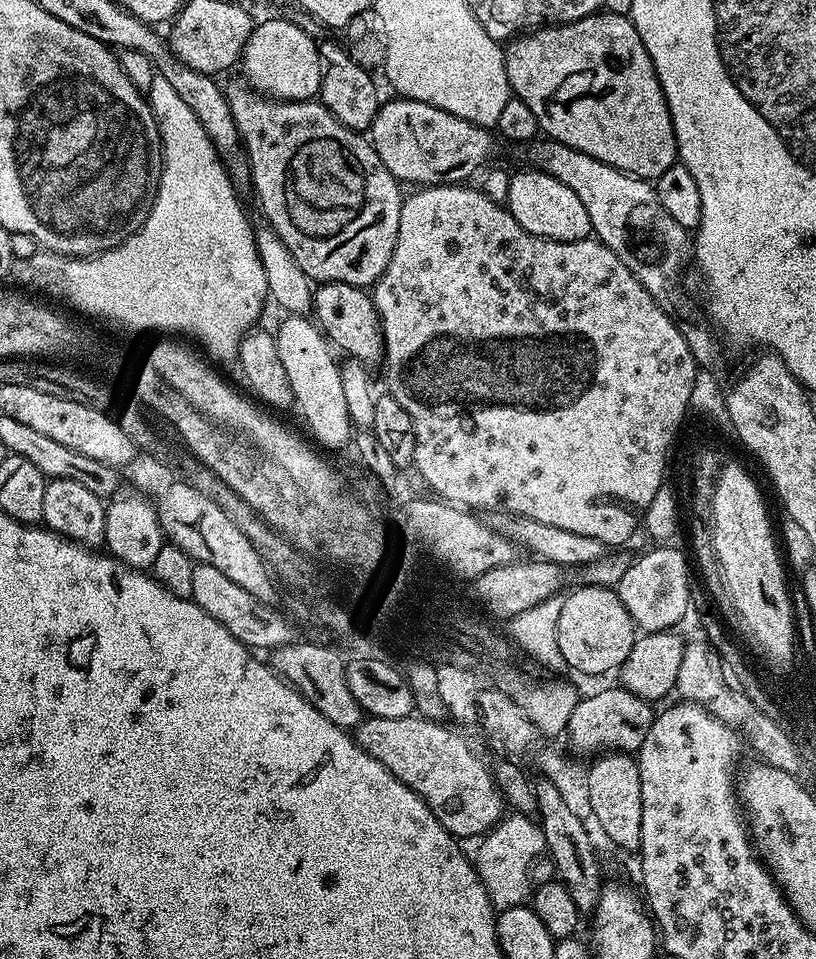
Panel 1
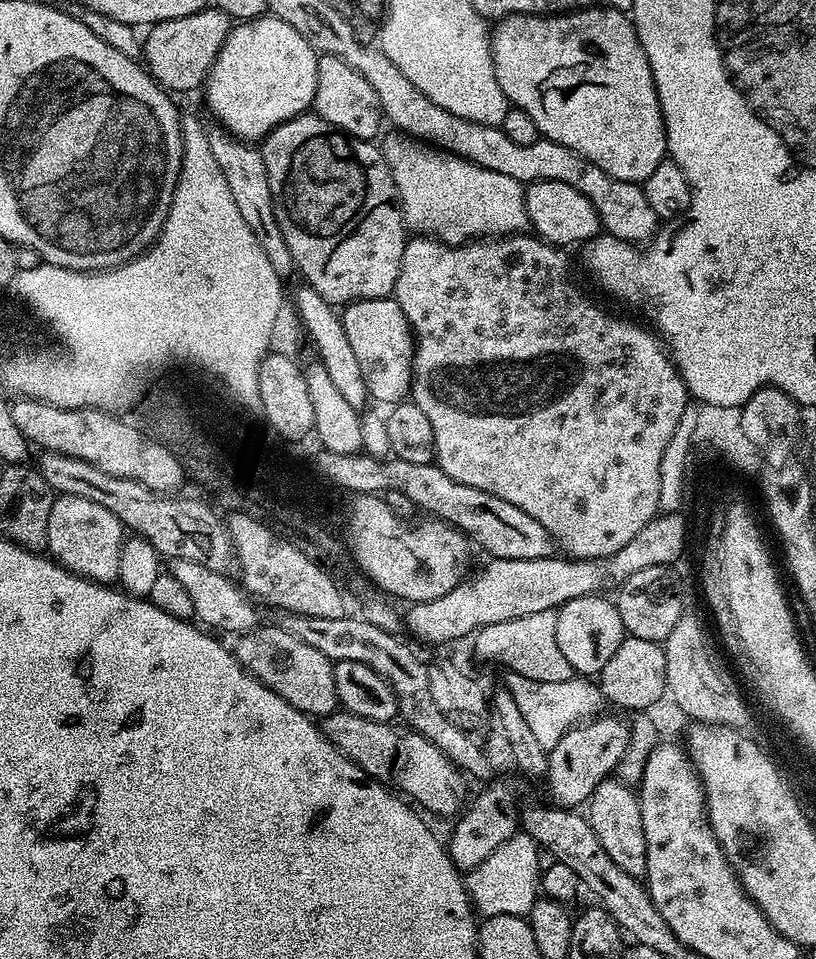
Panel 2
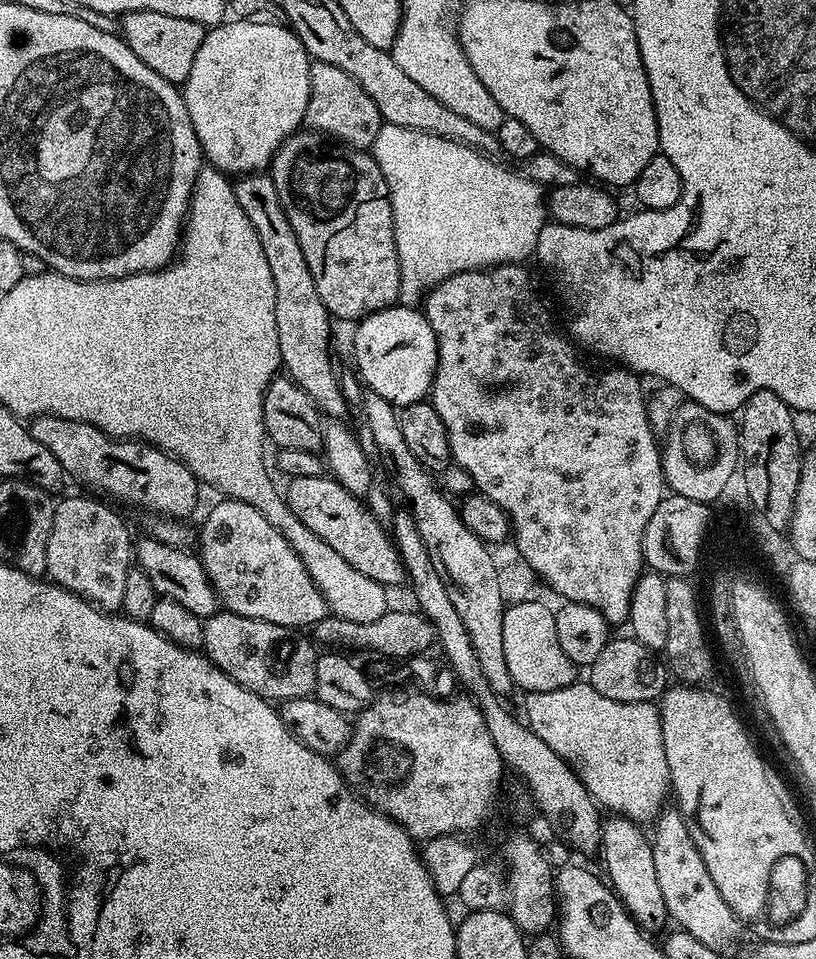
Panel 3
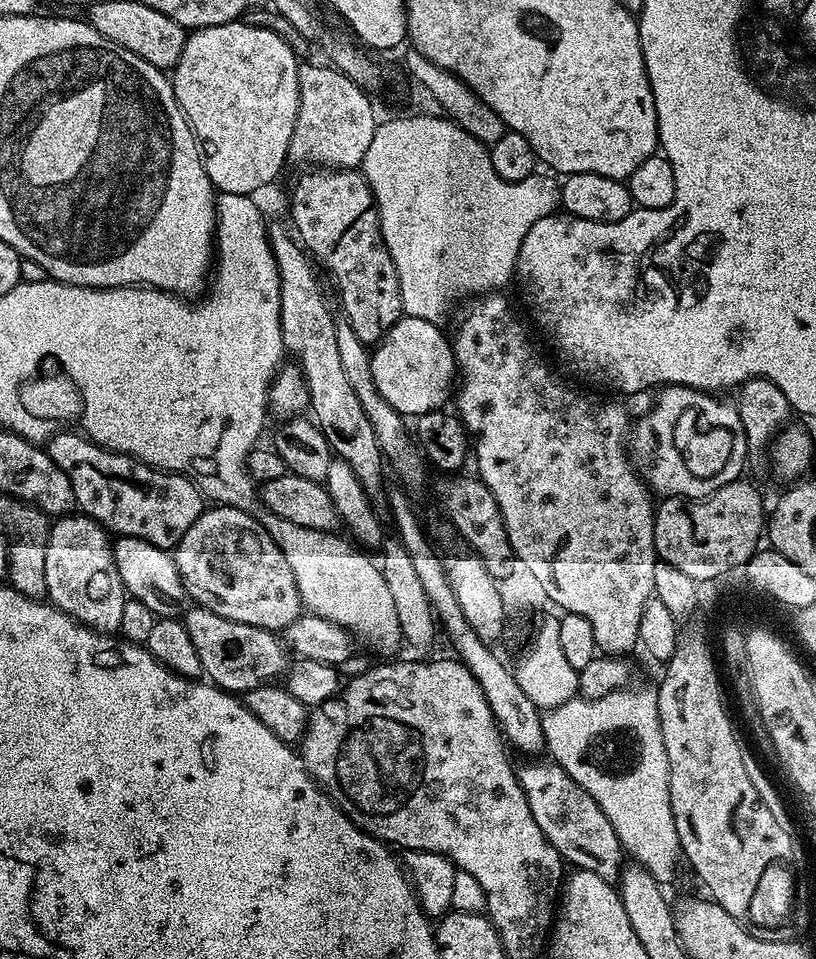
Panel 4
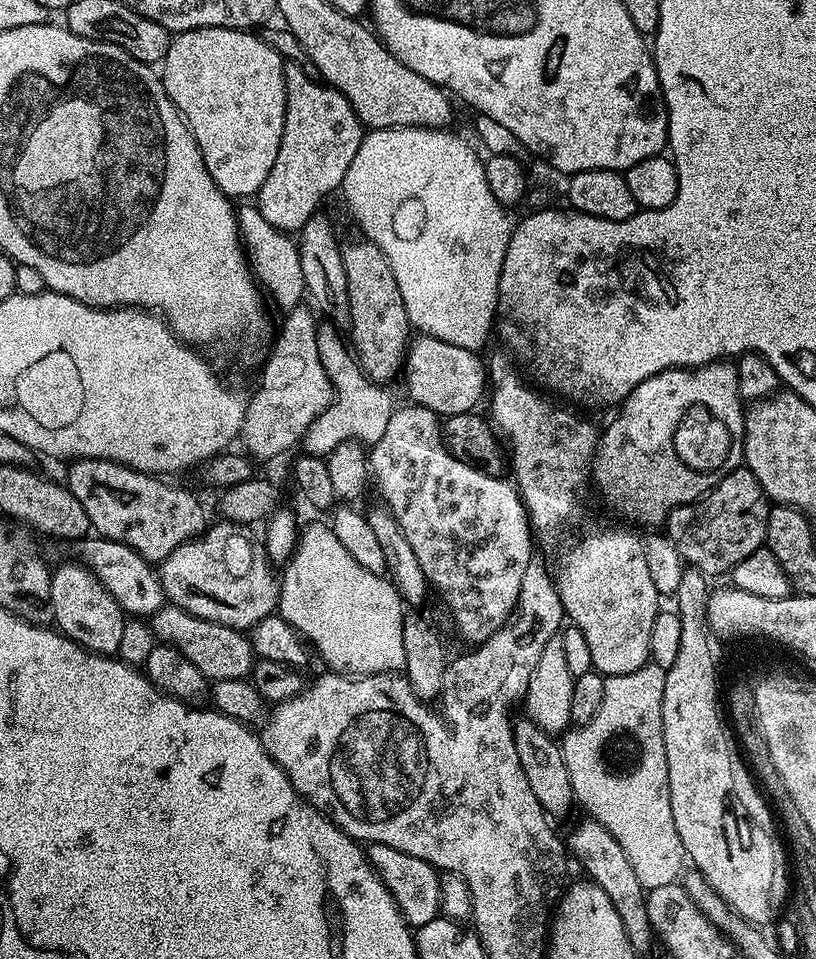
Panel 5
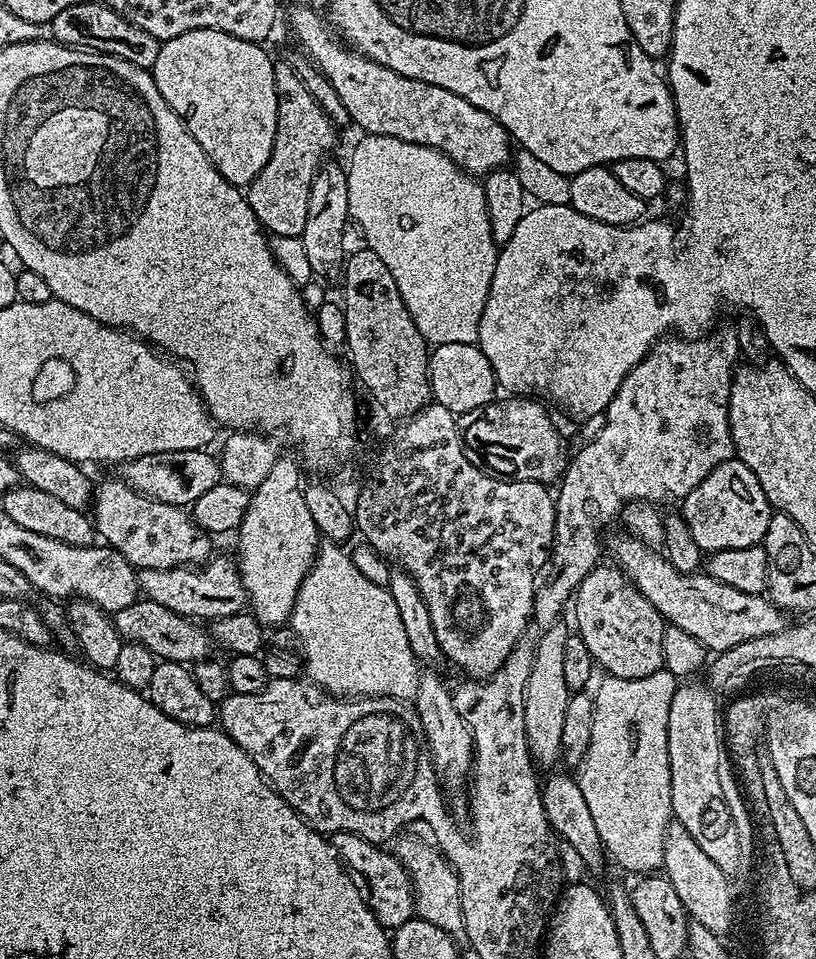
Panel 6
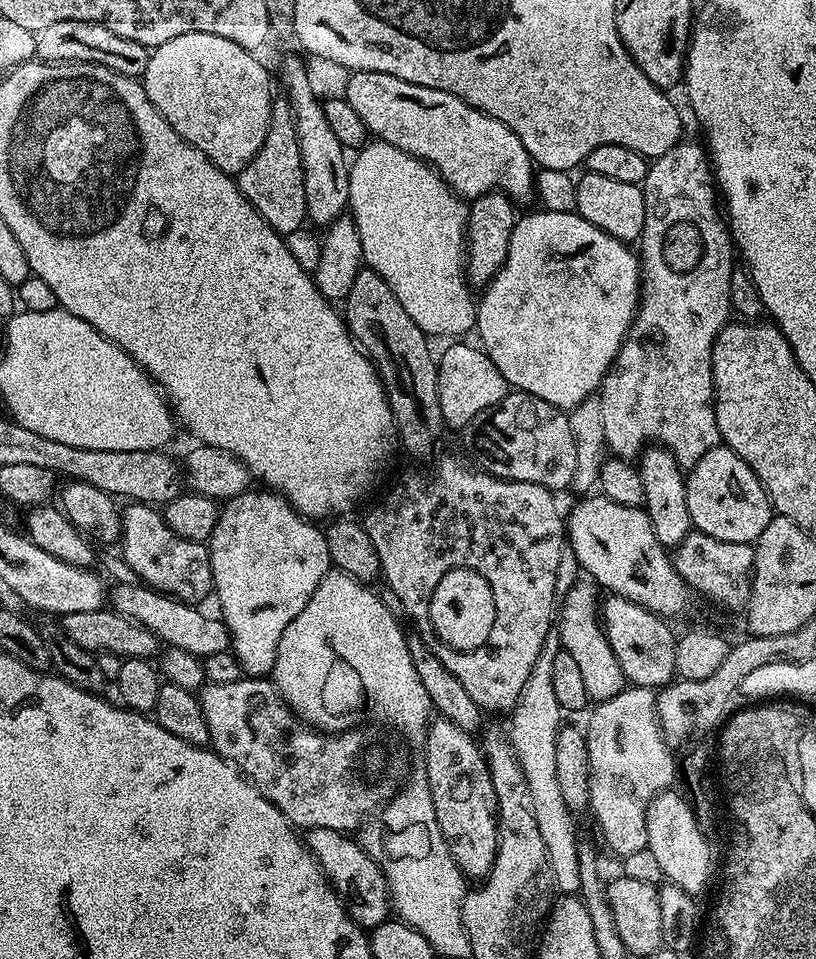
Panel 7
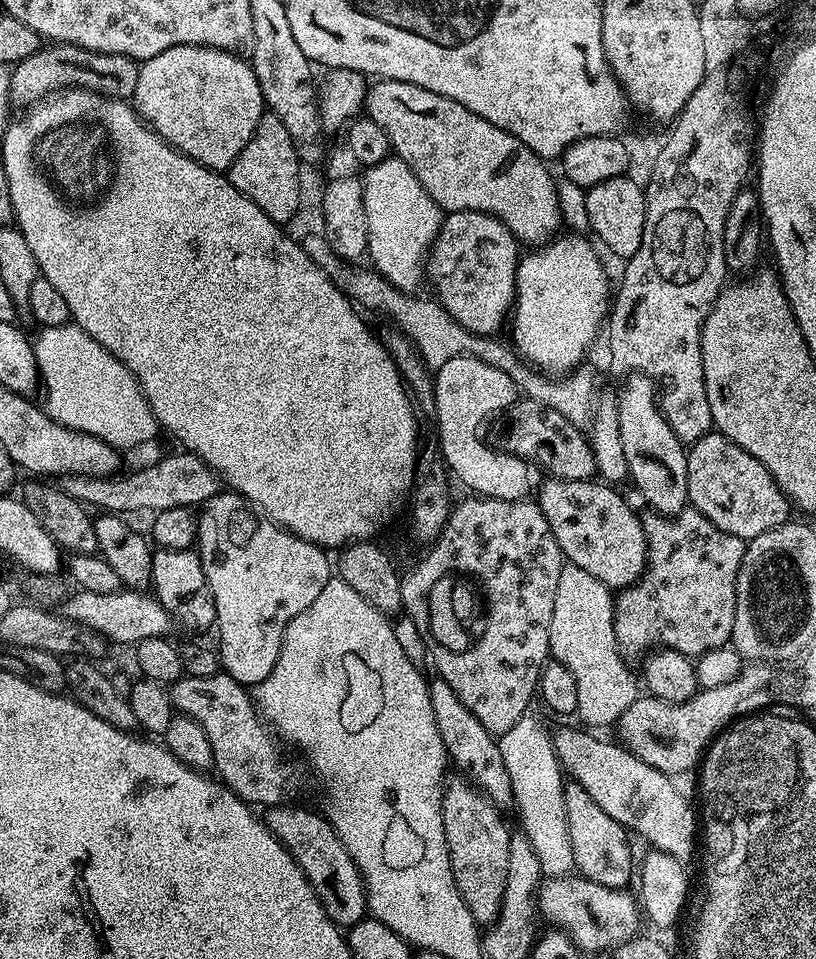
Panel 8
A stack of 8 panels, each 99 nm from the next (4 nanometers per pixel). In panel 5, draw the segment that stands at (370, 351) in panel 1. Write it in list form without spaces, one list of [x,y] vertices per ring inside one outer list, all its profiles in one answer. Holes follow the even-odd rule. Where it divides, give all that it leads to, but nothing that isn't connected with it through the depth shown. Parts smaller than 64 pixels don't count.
[[[417,335],[409,343],[406,349],[406,359],[402,364],[402,380],[404,376],[404,384],[408,387],[407,399],[413,404],[420,404],[424,408],[429,408],[440,418],[473,411],[477,407],[475,404],[480,400],[480,394],[483,390],[485,393],[486,390],[485,385],[484,388],[482,386],[482,382],[485,383],[486,380],[482,360],[480,364],[480,360],[476,356],[479,355],[473,349],[450,346],[450,342],[442,342],[433,336]]]

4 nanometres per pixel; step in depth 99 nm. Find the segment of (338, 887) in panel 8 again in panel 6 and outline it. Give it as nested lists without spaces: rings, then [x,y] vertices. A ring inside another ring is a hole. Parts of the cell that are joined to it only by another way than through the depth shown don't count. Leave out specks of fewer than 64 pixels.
[[[349,832],[331,833],[330,843],[332,849],[340,855],[345,868],[366,889],[368,907],[385,930],[395,930],[416,916],[416,895],[412,889],[412,880],[402,862],[387,847],[372,844],[366,838]]]

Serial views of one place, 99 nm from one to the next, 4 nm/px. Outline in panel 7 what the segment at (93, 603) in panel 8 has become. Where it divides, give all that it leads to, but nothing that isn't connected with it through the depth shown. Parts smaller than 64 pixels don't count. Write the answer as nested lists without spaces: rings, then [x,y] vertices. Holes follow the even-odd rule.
[[[143,582],[116,584],[112,589],[106,596],[111,611],[146,626],[146,630],[150,630],[160,639],[161,645],[186,650],[201,658],[210,654],[222,654],[232,647],[232,639],[223,619],[215,615],[207,616],[206,613],[199,612],[201,610],[199,607],[175,600],[172,596],[165,596]]]

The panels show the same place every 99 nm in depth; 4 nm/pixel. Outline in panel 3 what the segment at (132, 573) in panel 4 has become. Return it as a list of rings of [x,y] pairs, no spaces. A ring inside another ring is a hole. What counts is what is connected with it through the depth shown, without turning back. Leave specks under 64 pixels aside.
[[[151,538],[137,539],[134,544],[134,564],[146,574],[146,578],[150,578],[150,586],[154,586],[157,597],[173,600],[201,618],[213,616],[218,611],[215,587],[199,555],[182,548],[166,546]]]

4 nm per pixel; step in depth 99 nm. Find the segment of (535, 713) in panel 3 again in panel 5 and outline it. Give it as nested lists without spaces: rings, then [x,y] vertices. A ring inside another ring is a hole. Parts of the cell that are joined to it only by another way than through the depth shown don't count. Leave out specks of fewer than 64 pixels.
[[[649,662],[630,674],[607,677],[602,702],[596,713],[579,726],[569,727],[563,733],[564,740],[560,744],[575,803],[581,804],[591,819],[614,834],[614,842],[622,846],[622,854],[626,854],[630,870],[634,870],[645,890],[677,883],[686,868],[684,847],[678,838],[678,826],[674,826],[674,810],[670,810],[670,786],[662,730],[664,674],[665,669]]]

